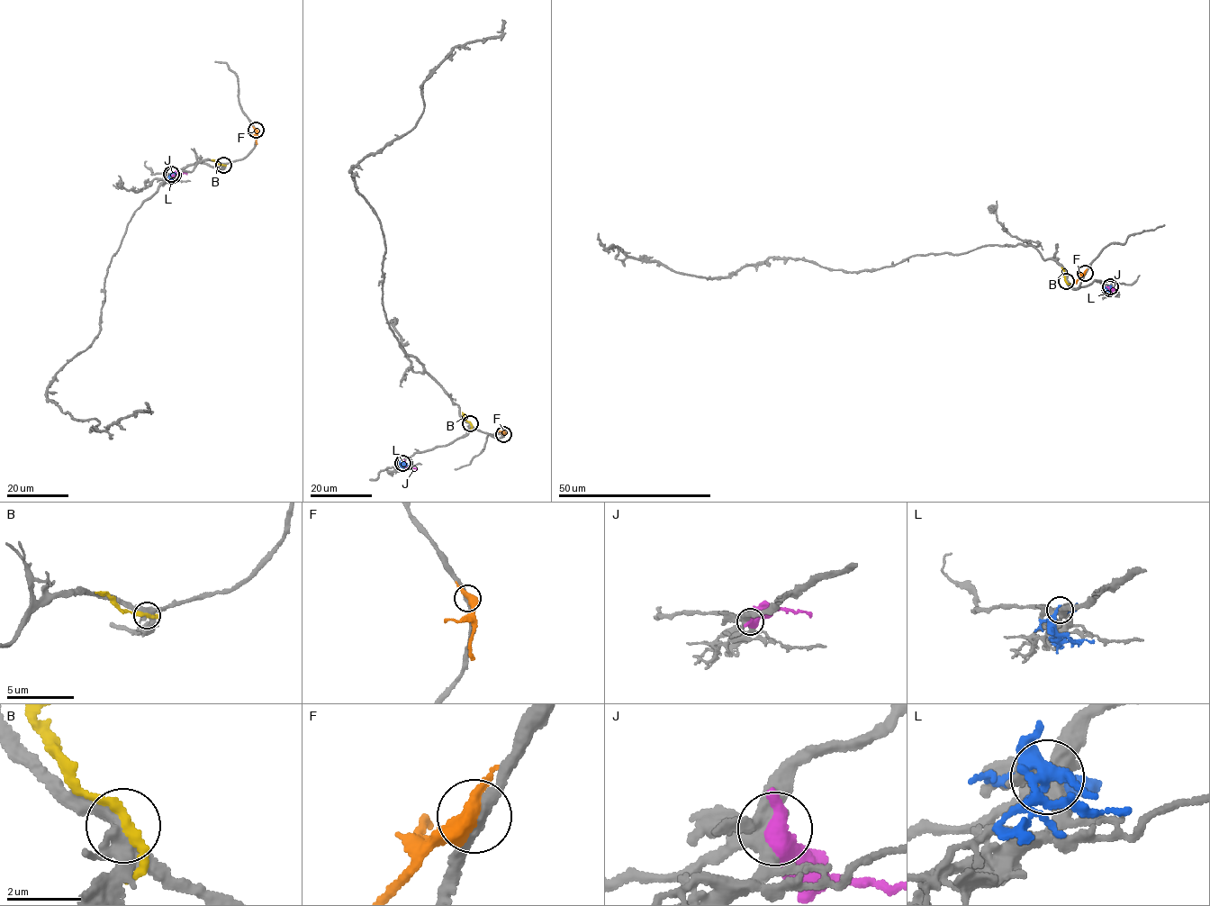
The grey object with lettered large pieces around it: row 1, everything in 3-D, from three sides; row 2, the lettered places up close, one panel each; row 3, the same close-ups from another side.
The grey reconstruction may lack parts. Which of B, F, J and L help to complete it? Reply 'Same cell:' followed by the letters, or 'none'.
Same cell: B

